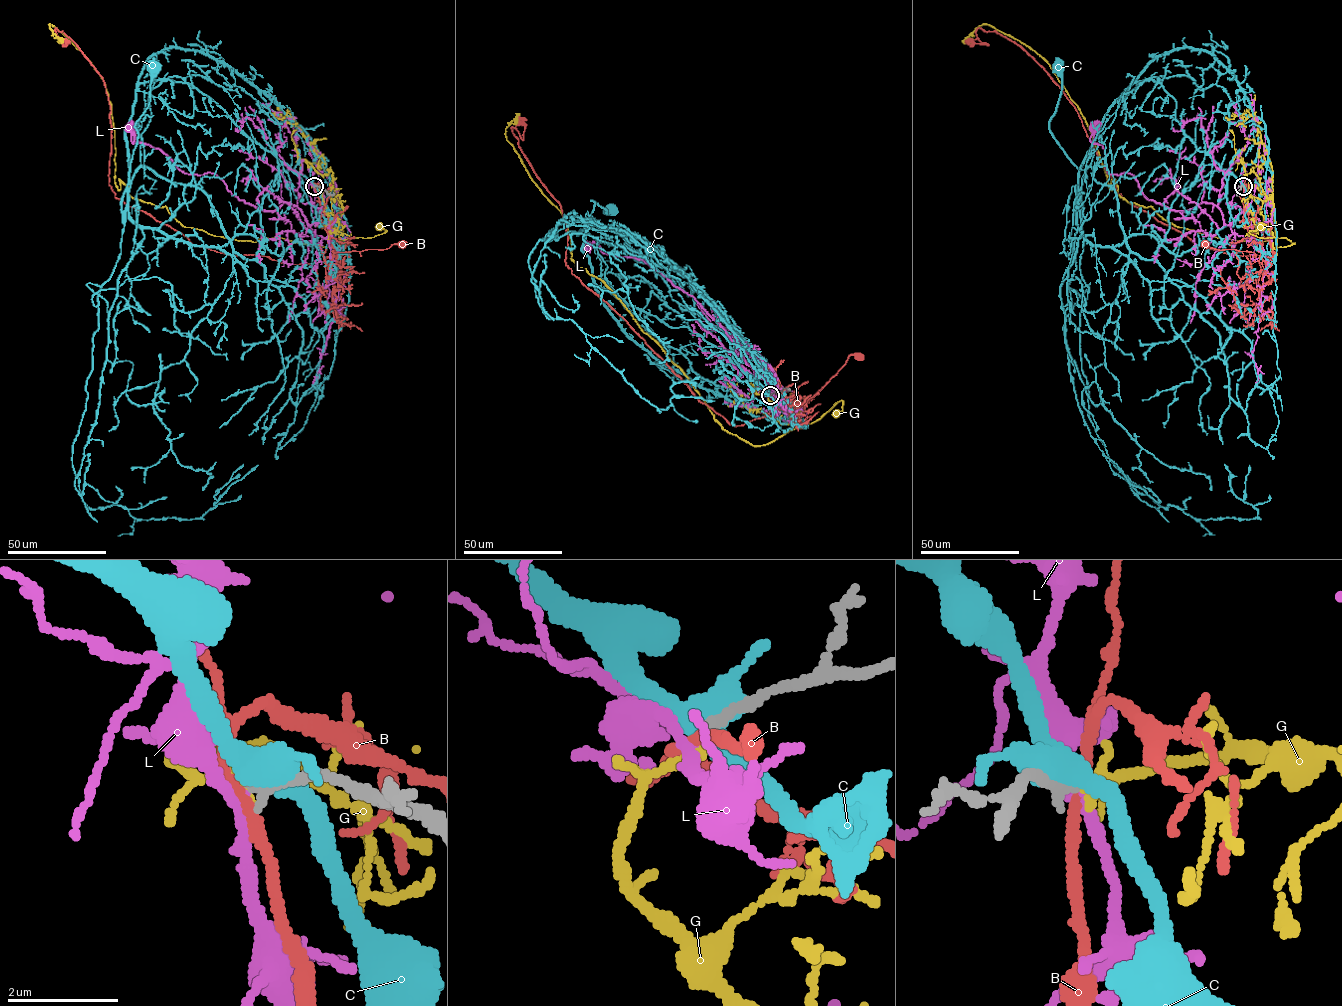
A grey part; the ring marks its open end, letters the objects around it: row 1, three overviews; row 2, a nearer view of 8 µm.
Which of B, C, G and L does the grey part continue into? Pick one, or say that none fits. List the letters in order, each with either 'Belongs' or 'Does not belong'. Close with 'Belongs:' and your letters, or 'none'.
B: Does not belong
C: Does not belong
G: Belongs
L: Does not belong
Belongs: G

